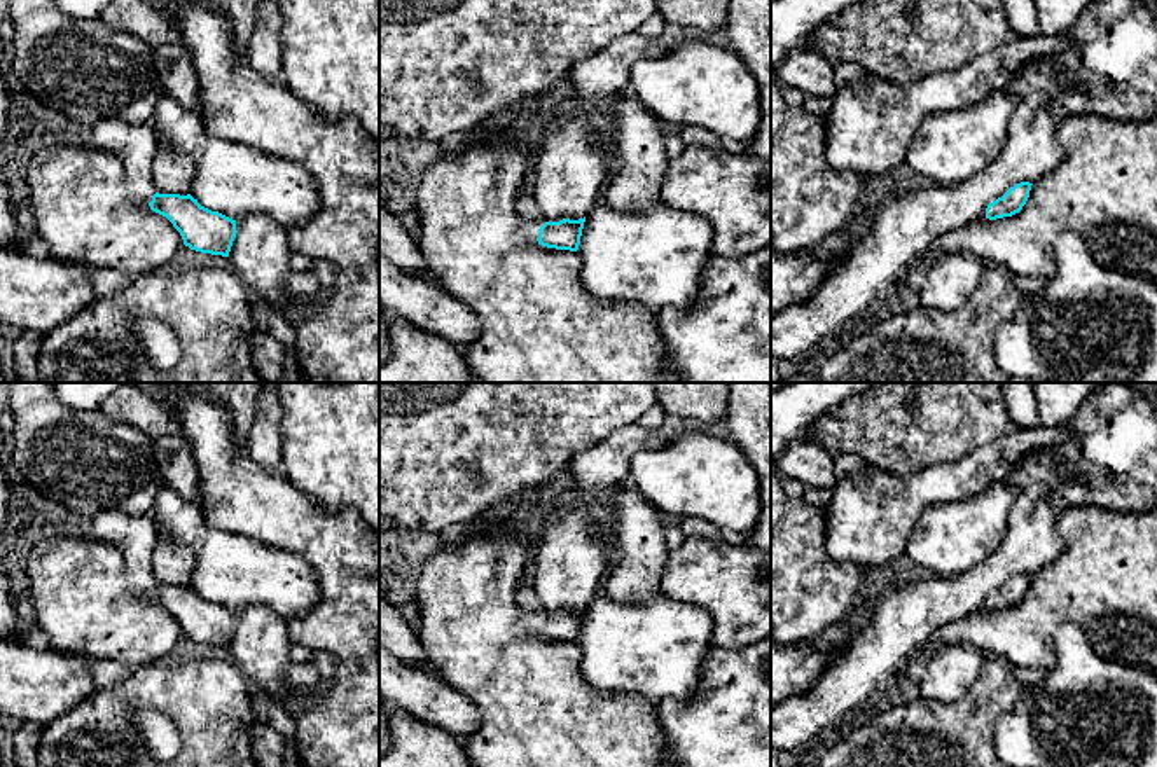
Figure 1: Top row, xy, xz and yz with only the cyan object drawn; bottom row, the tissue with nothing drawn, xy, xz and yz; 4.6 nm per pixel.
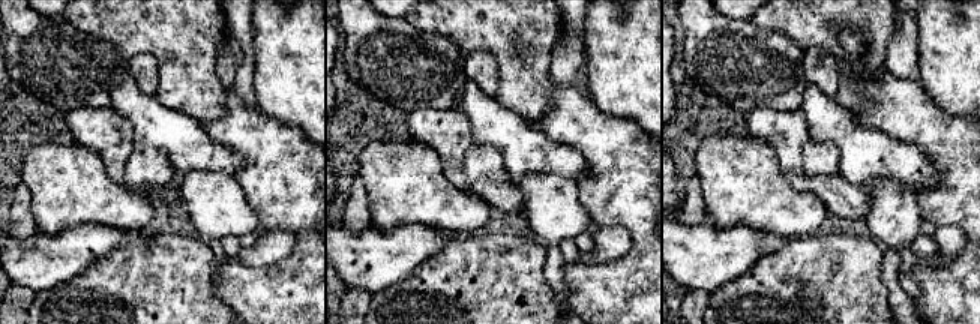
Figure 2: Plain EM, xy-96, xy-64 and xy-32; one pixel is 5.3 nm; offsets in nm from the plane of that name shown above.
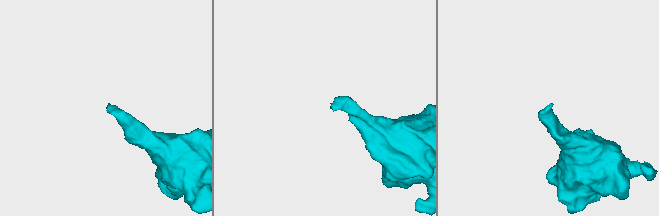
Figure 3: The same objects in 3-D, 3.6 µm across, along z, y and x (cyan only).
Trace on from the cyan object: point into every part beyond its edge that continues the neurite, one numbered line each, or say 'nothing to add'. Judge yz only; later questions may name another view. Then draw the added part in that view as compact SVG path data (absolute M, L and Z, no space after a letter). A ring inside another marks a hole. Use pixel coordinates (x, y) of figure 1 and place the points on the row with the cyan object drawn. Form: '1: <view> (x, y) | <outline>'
nothing to add

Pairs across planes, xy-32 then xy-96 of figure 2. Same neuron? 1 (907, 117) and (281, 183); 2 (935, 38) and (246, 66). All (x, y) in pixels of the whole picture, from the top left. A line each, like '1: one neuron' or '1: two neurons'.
1: one neuron
2: two neurons

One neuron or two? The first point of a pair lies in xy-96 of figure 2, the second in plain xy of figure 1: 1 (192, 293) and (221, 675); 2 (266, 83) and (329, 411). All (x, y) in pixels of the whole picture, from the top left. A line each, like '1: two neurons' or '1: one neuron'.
1: one neuron
2: one neuron

